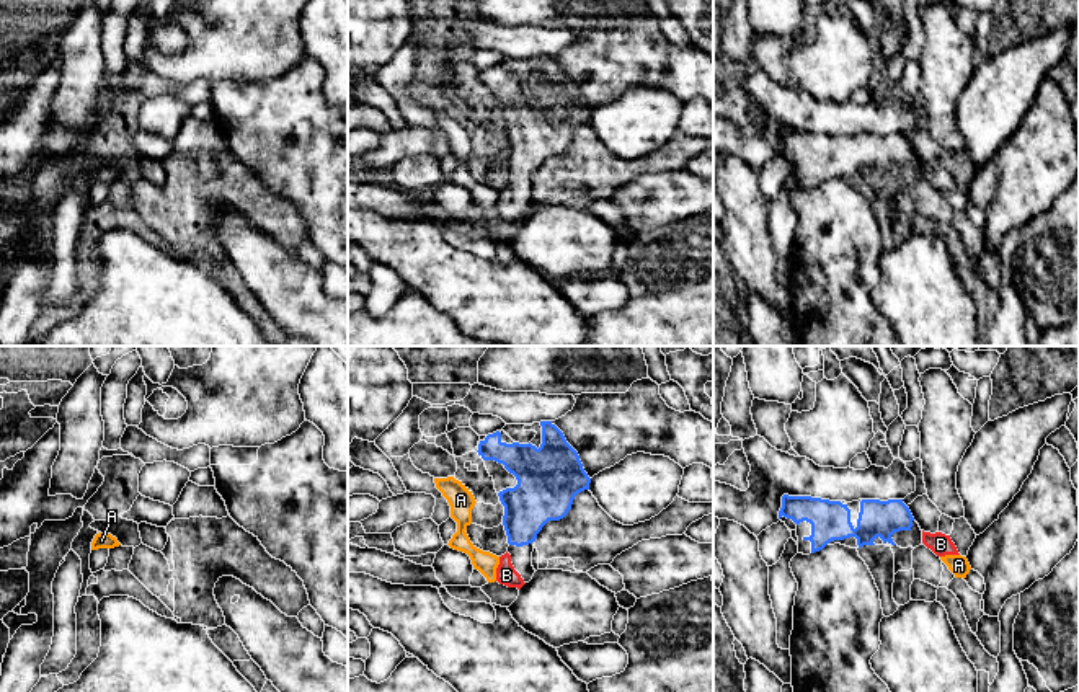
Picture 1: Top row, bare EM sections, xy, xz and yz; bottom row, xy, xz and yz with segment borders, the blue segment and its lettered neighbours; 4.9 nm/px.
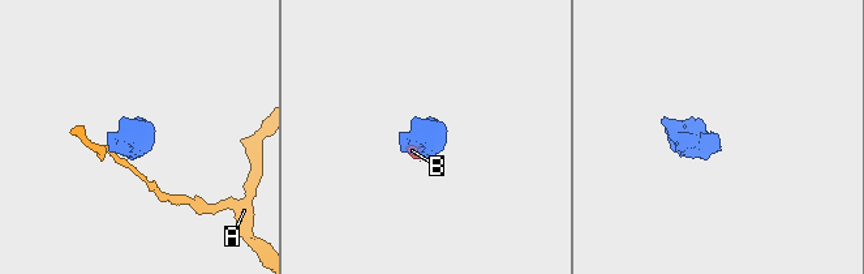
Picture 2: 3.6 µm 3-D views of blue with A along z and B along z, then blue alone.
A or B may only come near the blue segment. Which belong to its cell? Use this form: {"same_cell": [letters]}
{"same_cell": ["B"]}

